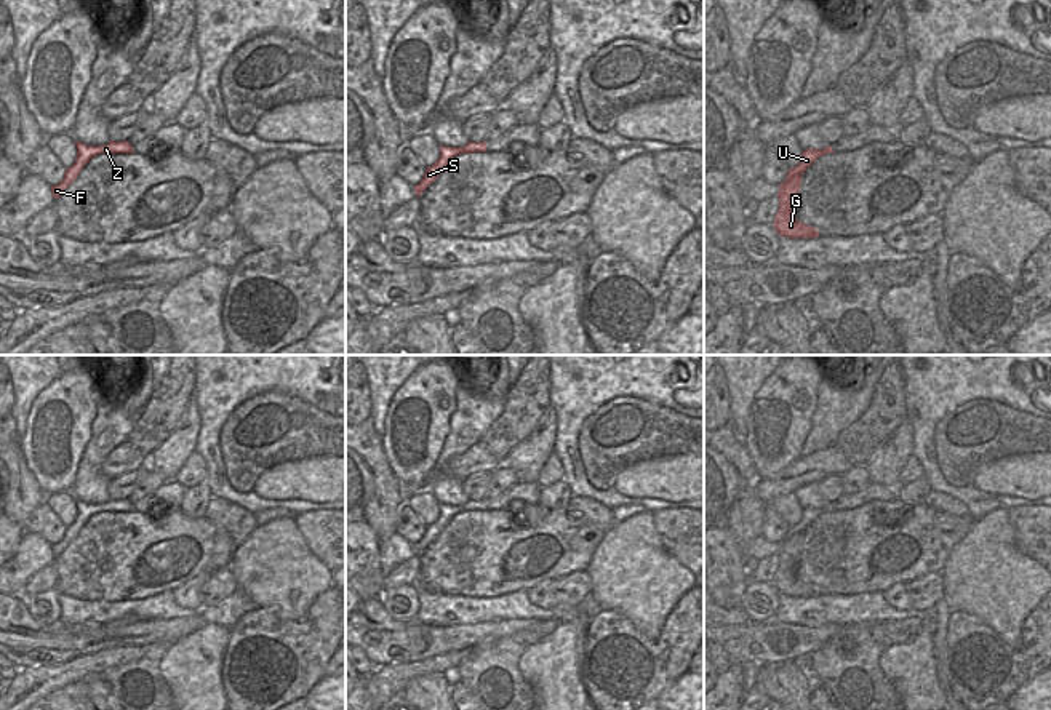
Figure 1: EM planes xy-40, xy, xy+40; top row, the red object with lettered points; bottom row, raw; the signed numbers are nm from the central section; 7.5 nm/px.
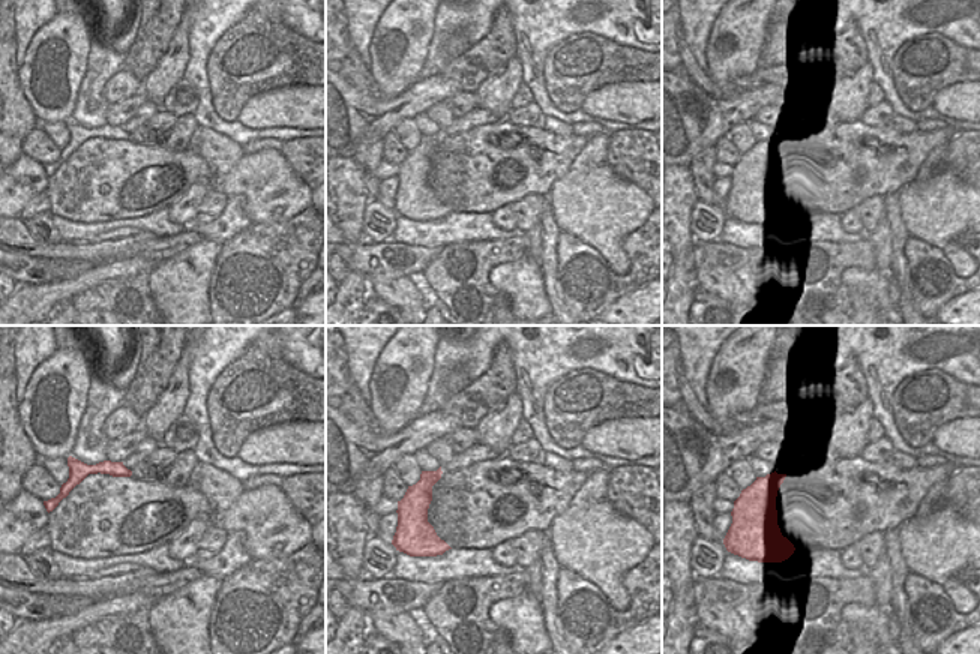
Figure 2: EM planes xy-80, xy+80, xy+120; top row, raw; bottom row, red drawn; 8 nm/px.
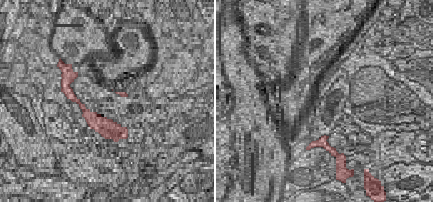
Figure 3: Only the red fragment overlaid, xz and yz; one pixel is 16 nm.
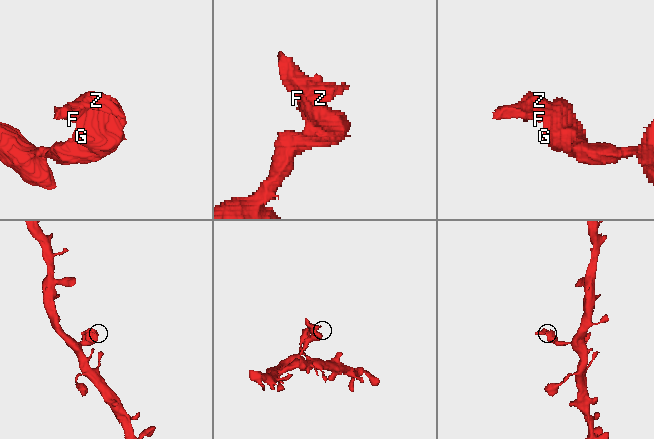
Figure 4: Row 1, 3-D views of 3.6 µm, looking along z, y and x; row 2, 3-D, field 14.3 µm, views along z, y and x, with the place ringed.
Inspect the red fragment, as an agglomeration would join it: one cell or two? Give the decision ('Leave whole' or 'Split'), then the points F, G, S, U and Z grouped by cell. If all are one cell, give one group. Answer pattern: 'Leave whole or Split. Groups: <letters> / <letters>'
Split. Groups: F S U Z / G.

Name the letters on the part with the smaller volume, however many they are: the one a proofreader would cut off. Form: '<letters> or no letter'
F, S, U, Z

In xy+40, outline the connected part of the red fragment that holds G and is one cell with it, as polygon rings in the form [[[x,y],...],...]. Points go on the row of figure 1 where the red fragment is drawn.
[[[797,174],[793,179],[785,179],[779,185],[777,198],[779,209],[774,216],[774,230],[779,237],[789,238],[816,238],[819,237],[819,230],[800,222],[795,216],[795,205],[798,201],[801,185],[801,174]]]

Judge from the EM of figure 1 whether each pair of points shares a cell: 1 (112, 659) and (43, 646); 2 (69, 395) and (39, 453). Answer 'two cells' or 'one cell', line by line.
1: two cells
2: one cell

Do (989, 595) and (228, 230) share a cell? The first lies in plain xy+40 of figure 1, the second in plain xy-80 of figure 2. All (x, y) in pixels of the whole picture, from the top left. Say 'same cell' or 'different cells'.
different cells

